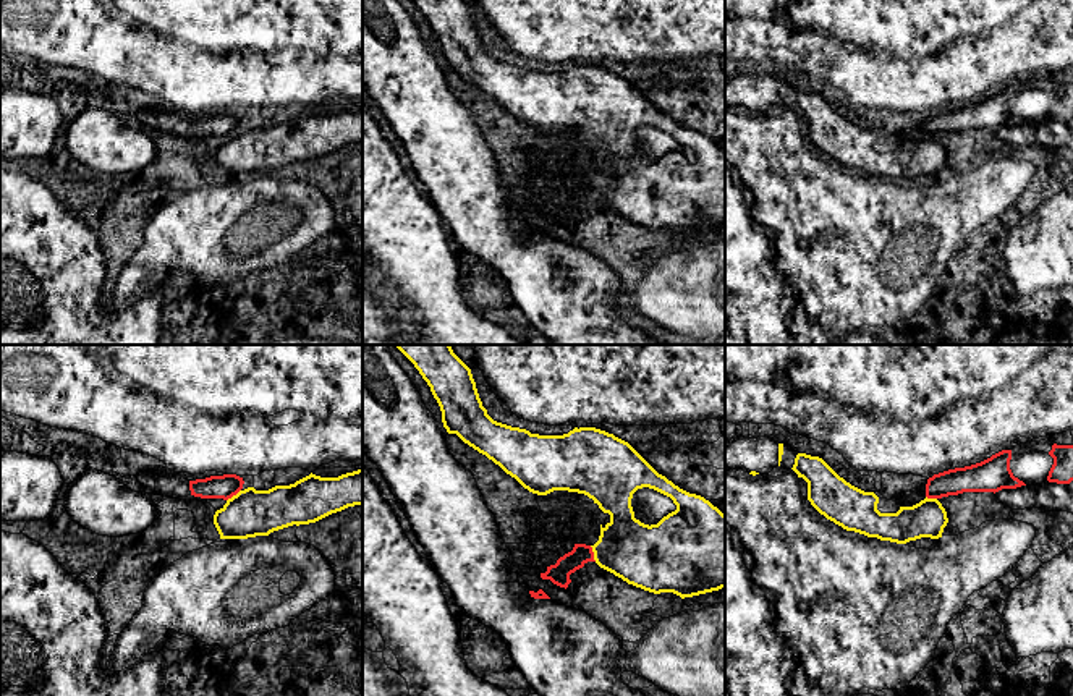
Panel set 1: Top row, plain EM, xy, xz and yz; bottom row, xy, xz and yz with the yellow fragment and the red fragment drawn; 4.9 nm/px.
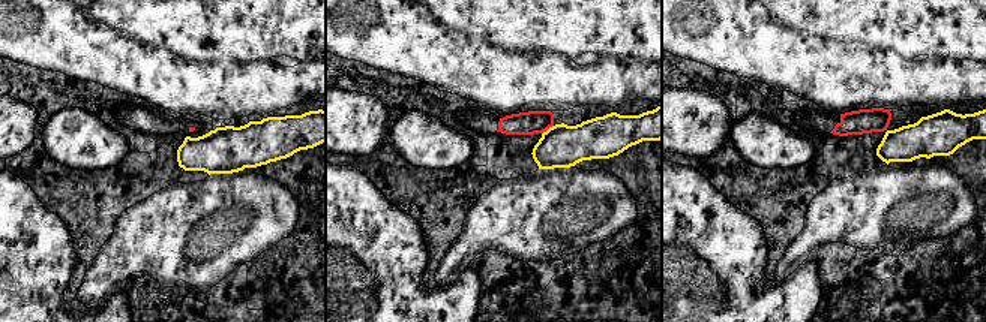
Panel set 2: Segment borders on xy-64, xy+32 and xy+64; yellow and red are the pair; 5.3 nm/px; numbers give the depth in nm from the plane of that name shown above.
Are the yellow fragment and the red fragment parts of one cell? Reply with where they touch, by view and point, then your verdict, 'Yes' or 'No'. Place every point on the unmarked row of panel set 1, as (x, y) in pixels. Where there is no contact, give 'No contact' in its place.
Touches yellow at xz (594, 191). No

